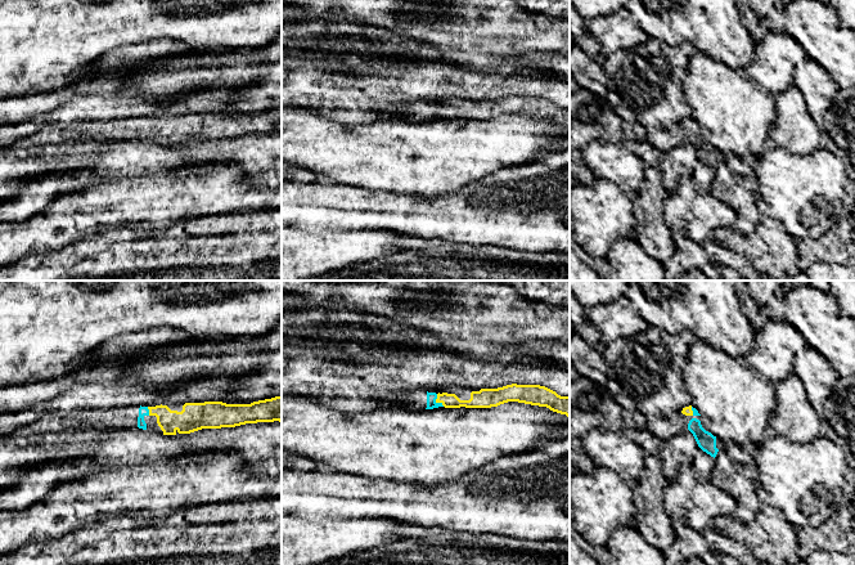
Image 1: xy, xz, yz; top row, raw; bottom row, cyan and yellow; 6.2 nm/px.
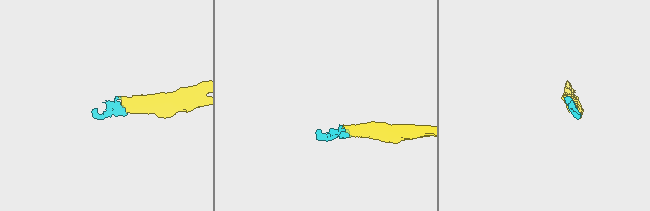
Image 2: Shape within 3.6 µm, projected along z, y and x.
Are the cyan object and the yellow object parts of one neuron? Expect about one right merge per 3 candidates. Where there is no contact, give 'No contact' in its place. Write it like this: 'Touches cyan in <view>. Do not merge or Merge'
Touches cyan in xz. Merge

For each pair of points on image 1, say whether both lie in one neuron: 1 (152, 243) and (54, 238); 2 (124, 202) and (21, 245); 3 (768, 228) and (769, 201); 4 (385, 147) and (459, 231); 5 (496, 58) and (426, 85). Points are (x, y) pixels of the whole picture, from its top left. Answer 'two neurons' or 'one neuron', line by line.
1: two neurons
2: one neuron
3: two neurons
4: two neurons
5: two neurons

